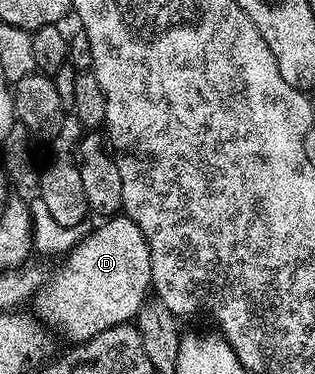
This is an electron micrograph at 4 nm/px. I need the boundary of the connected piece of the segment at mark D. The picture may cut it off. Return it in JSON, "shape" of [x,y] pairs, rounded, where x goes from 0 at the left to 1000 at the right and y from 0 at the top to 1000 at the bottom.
{"shape":[[[343,578],[321,594],[330,596],[308,602],[254,650],[213,671],[216,693],[168,733],[162,725],[108,799],[111,848],[143,874],[168,885],[194,882],[229,920],[286,909],[311,898],[311,888],[337,888],[337,877],[416,864],[451,813],[470,805],[483,775],[476,663],[463,652],[463,631],[451,631],[451,610],[438,610],[438,599],[400,578]]]}

